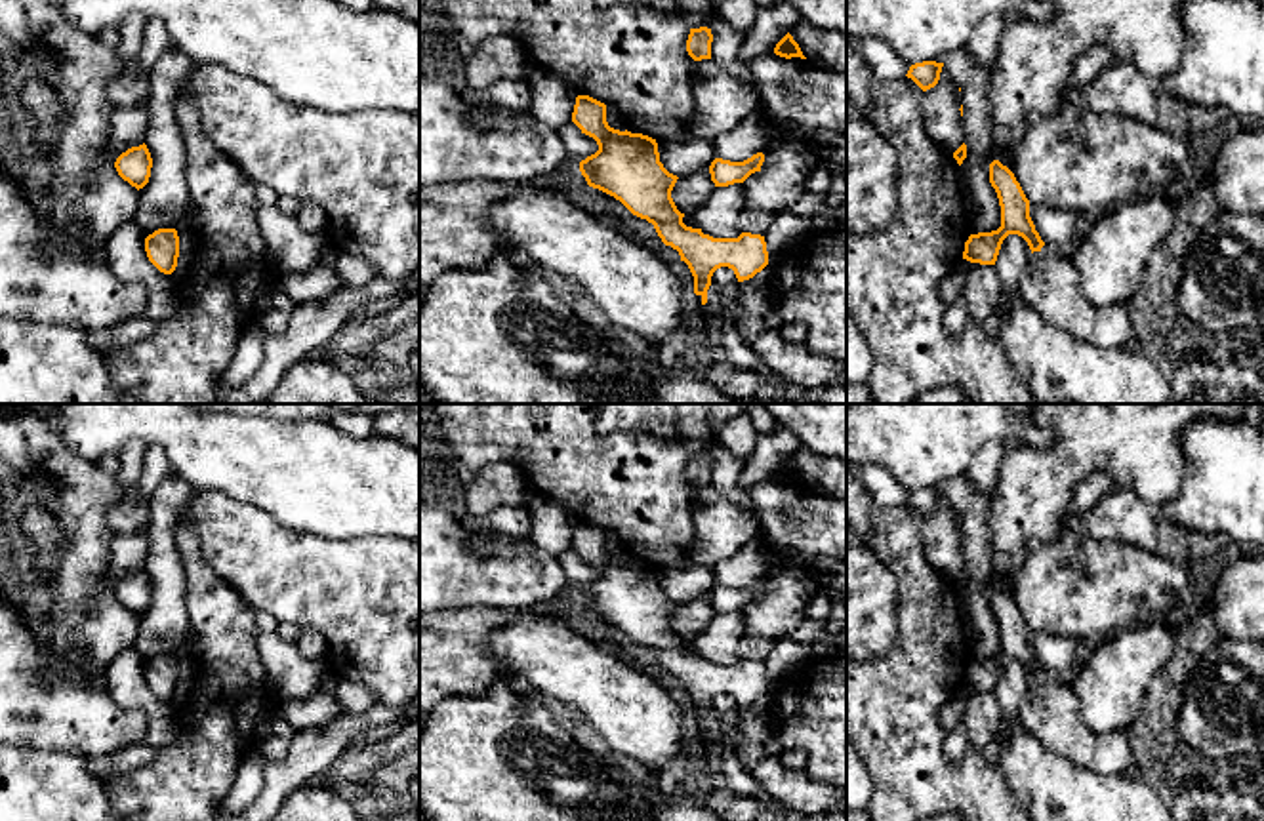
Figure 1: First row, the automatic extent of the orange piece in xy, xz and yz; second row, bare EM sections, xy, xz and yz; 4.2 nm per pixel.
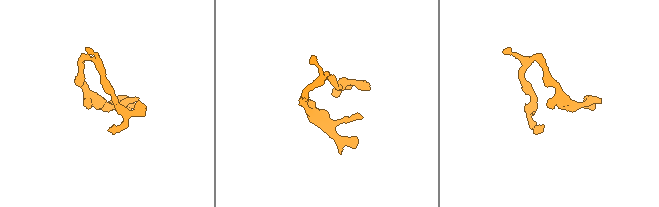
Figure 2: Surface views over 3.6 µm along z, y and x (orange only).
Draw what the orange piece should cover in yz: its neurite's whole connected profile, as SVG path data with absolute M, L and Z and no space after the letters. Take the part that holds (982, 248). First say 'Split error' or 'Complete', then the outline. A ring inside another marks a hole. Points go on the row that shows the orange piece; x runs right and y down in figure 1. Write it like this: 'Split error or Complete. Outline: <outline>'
Complete. Outline: M999 160L989 164L989 183L997 192L1001 206L1001 227L991 232L970 234L965 242L963 259L980 265L995 265L1003 240L1009 234L1022 236L1031 253L1041 251L1041 240L1030 217L1030 200L1026 198L1014 173Z

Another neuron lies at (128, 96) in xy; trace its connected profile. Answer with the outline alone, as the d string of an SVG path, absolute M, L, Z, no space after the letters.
M126 65L109 86L111 126L105 152L112 164L122 152L147 141L149 93L149 74L141 74L135 65Z

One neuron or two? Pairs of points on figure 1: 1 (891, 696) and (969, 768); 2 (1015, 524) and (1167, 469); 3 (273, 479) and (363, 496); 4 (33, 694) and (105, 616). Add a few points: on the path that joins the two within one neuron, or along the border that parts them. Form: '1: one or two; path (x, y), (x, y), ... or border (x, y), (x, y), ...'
1: one; path (897, 720), (944, 768)
2: one; path (1049, 486), (1078, 458), (1129, 458)
3: one; path (296, 479), (317, 479), (340, 486)
4: two; border (48, 639), (58, 654), (84, 669), (103, 669)

